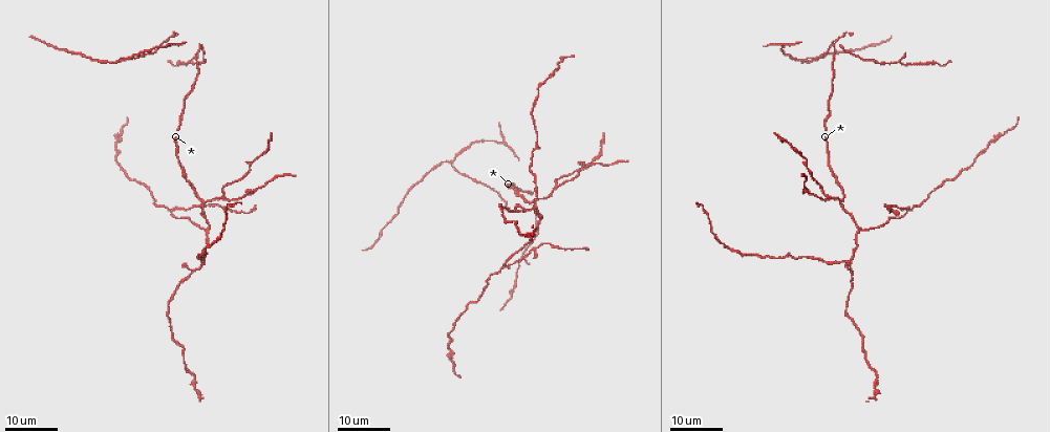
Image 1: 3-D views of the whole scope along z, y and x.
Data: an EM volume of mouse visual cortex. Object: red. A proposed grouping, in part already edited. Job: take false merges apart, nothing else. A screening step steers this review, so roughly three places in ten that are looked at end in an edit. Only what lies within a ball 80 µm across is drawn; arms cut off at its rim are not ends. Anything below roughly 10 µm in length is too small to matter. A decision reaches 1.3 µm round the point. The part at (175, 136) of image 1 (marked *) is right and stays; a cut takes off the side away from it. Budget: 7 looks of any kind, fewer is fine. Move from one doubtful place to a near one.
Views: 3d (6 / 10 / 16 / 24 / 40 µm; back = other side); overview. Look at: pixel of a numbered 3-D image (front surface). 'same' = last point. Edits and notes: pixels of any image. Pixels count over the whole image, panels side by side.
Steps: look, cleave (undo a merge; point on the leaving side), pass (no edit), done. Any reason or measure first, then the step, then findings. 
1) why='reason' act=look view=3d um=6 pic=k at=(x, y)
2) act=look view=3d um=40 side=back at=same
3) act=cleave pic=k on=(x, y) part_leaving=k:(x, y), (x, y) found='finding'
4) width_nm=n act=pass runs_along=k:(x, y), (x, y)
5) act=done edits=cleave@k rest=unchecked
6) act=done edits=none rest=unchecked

why='a fork' act=look view=3d um=16 pic=1 at=(840, 204)

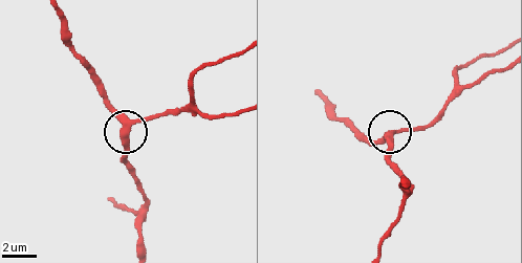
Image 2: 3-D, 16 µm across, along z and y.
act=look view=3d um=10 pic=2 at=(129, 129)

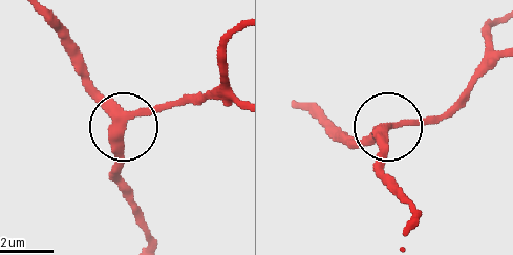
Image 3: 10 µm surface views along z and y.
act=pass runs_along=3:(299, 103), (347, 142), (444, 117) found='one neuron here'

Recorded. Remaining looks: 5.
why='arms part here' act=look view=3d um=16 pic=1 at=(452, 162)

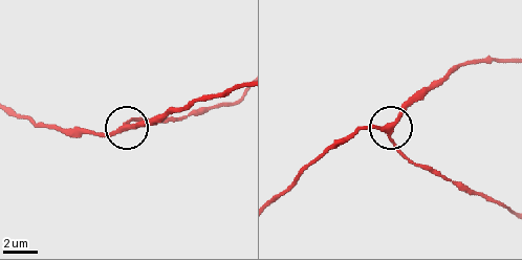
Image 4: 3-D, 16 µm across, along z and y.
act=look view=3d um=10 pic=4 at=(123, 128)

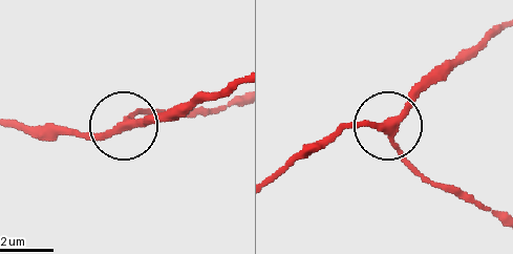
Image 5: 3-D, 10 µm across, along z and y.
width_nm=270 act=pass found='all the same neuron'

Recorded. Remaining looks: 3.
why='branch point' act=look view=3d um=16 pic=1 at=(171, 211)

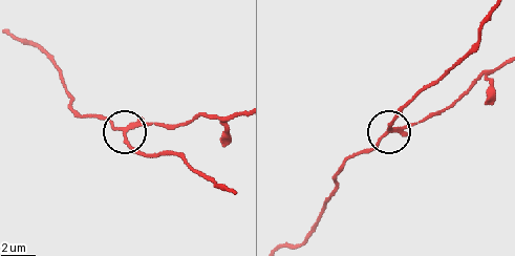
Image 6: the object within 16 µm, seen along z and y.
why='zoom in' act=look view=3d um=6 pic=6 at=(393, 131)

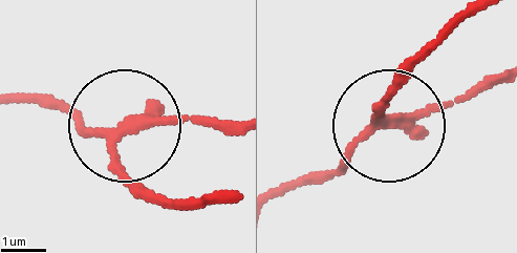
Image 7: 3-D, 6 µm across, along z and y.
width_nm=210 act=cleave pic=7 on=(203, 123) part_leaving=7:(143, 126), (229, 126) found='a second neuron is stuck on'

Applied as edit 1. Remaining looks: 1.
act=done edits=cleave@7 rest=unchecked

